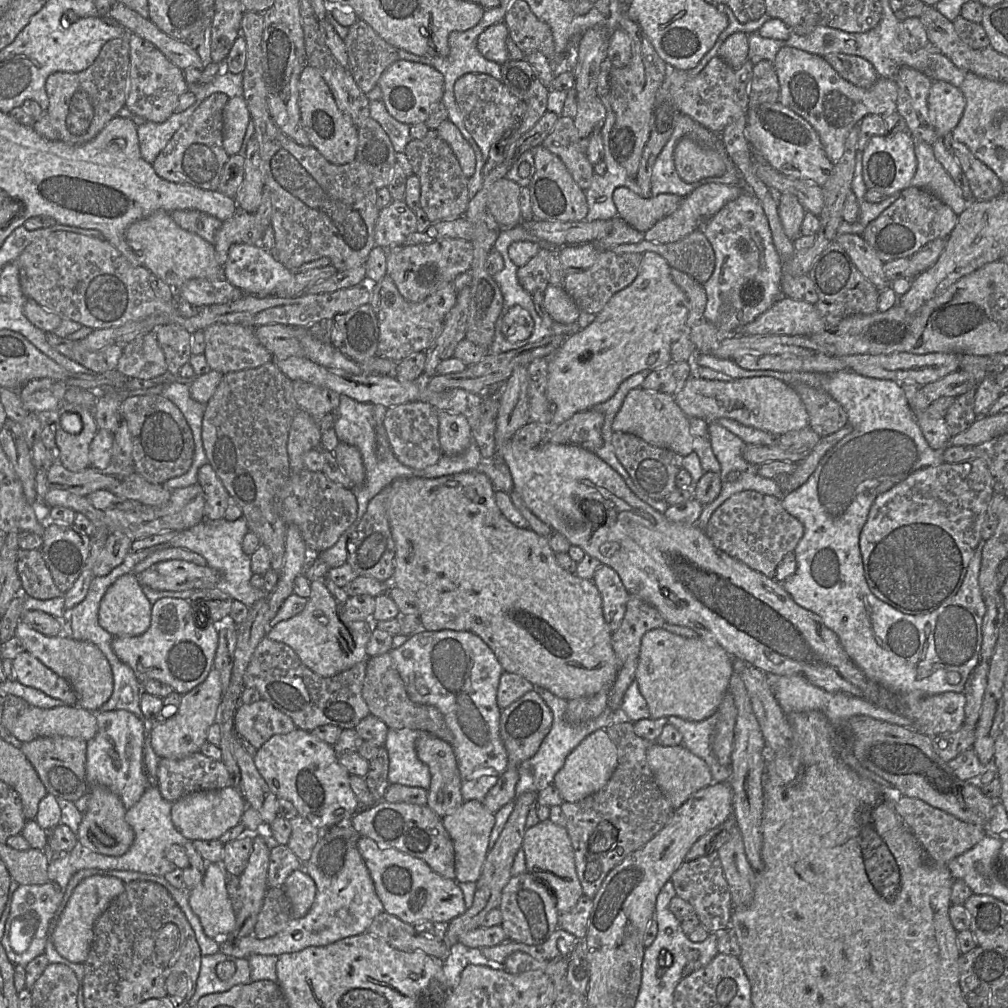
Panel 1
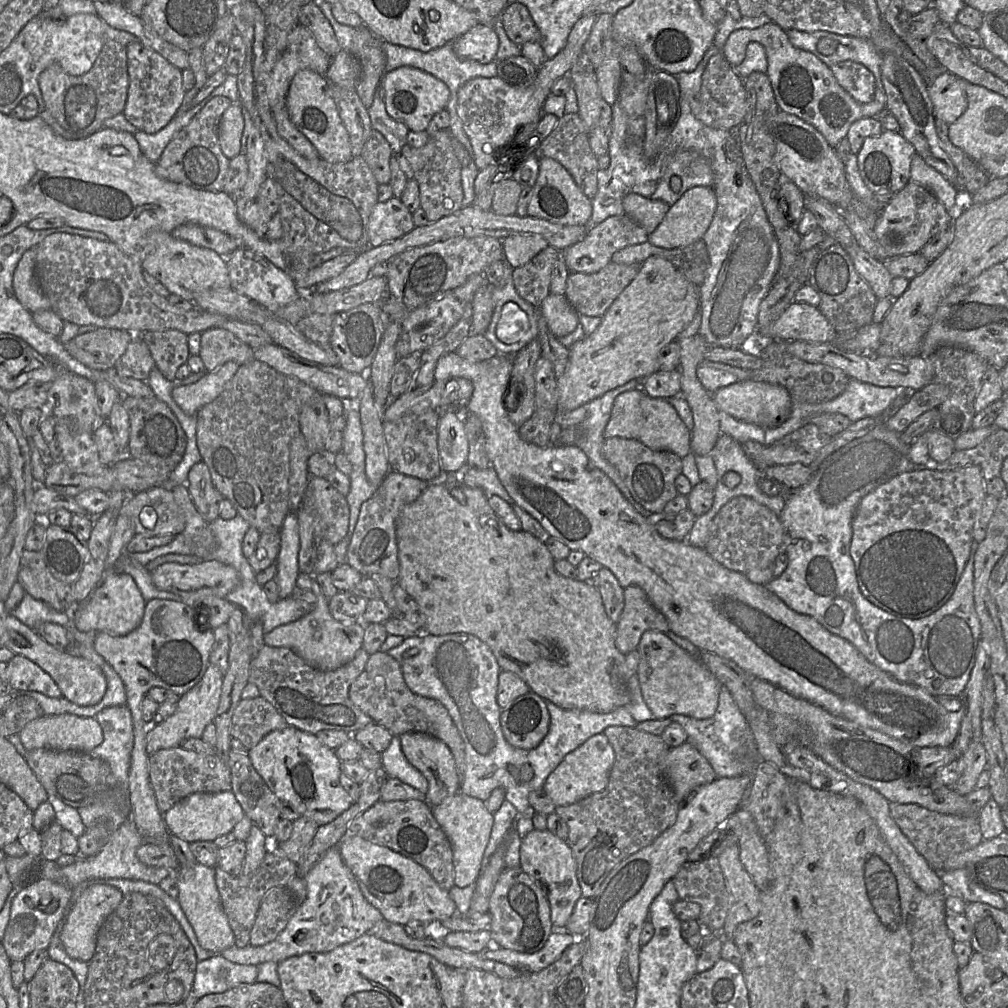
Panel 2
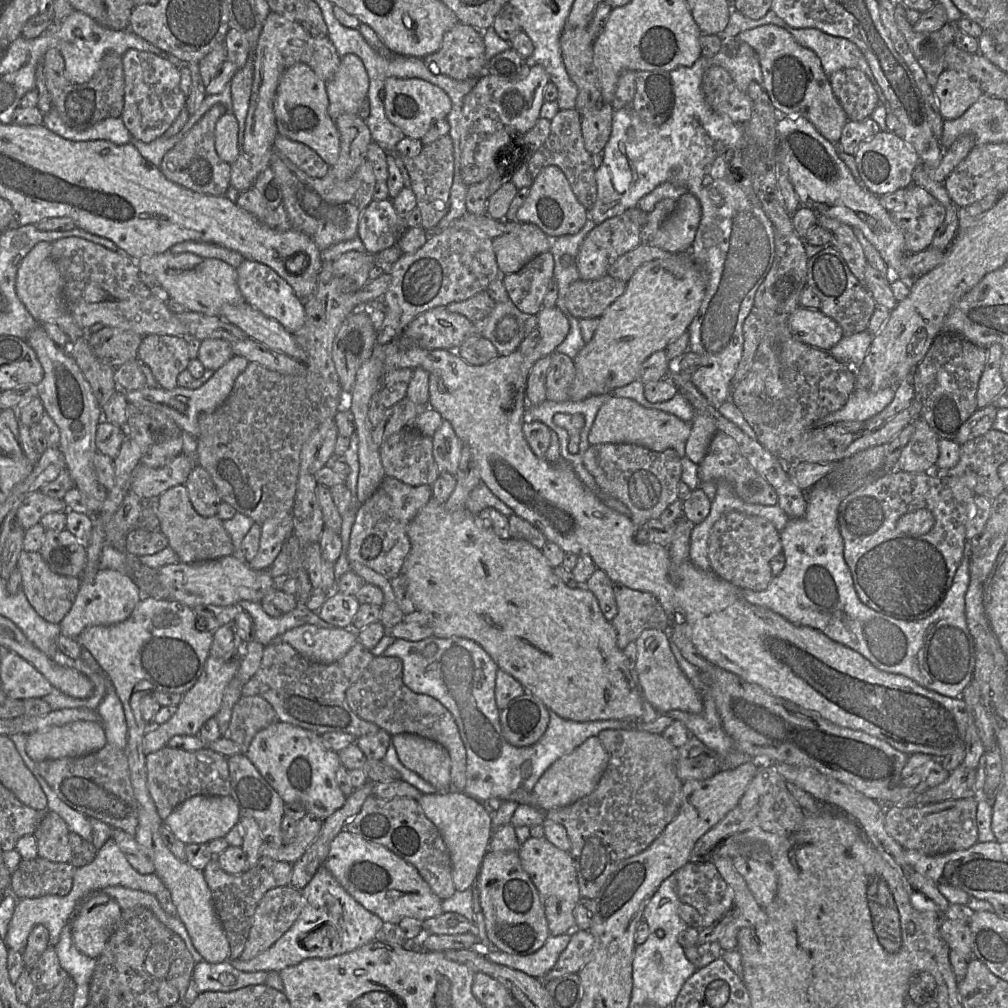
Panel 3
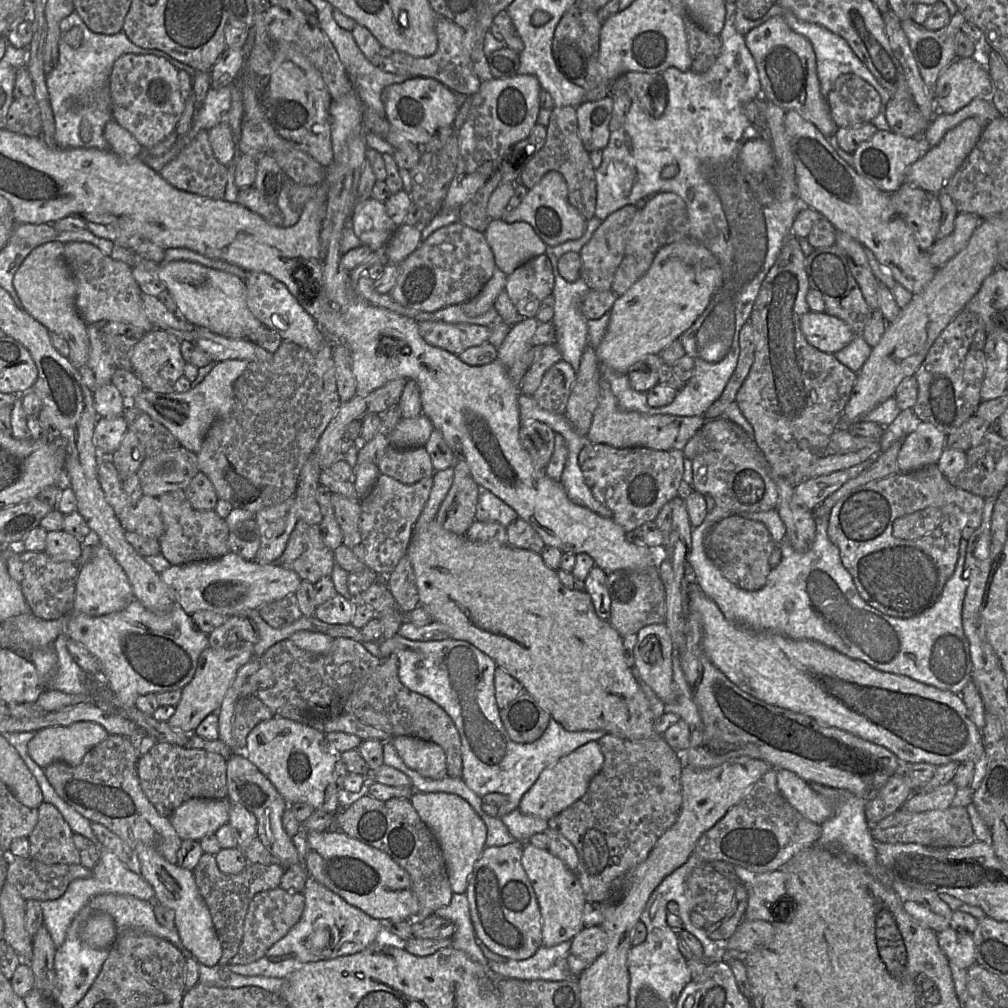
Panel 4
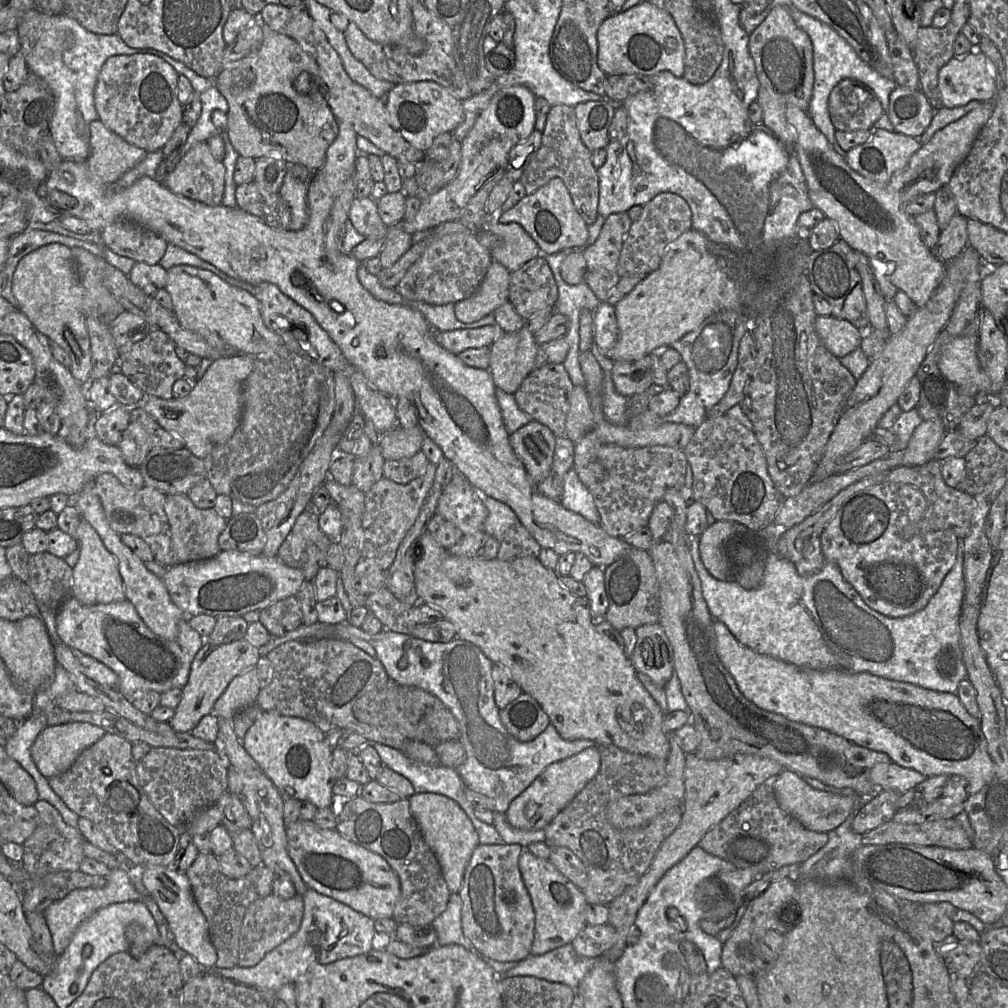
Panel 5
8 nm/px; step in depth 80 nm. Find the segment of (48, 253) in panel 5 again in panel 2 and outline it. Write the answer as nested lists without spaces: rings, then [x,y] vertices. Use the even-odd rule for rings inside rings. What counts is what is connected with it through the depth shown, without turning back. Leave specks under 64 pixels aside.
[[[36,246],[21,257],[13,275],[13,291],[20,304],[29,312],[50,310],[51,305],[42,293],[35,276]]]

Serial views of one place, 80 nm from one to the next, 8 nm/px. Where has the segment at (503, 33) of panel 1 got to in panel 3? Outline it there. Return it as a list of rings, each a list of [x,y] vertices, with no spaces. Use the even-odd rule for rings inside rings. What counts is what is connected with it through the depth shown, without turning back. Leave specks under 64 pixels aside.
[[[462,23],[455,24],[444,34],[437,52],[422,59],[431,73],[455,80],[481,78],[490,74],[483,32]]]

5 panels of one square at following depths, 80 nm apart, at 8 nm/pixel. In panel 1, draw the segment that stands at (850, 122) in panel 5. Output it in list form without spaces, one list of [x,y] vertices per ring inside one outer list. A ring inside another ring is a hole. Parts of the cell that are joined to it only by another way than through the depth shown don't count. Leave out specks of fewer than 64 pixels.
[[[833,53],[823,58],[843,79],[857,87],[869,88],[879,77],[871,63],[864,58]]]

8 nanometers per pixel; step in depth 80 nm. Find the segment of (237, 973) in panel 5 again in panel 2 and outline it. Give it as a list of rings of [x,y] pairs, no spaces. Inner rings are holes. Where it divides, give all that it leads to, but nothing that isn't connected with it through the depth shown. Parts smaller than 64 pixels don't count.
[[[338,845],[331,847],[325,853],[321,860],[305,876],[305,880],[307,882],[306,899],[298,905],[287,926],[273,941],[262,946],[248,944],[242,948],[233,945],[223,950],[220,955],[232,963],[241,965],[259,965],[268,961],[279,963],[289,957],[304,953],[329,952],[340,945],[367,934],[378,922],[384,919],[381,912],[364,897],[358,881],[344,863]]]

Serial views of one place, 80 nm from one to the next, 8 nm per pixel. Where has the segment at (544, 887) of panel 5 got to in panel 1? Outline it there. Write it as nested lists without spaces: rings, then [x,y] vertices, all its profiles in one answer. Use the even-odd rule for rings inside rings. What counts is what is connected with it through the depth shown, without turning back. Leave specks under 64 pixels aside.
[[[549,819],[539,821],[535,826],[526,829],[522,850],[525,855],[526,871],[551,889],[556,898],[559,914],[572,910],[583,895],[583,890],[576,873],[574,852],[567,829],[554,824]]]

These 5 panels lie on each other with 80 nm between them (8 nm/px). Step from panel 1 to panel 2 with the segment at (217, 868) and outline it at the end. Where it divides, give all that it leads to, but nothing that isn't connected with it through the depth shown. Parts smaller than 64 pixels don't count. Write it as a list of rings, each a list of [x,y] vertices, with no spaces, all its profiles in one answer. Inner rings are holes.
[[[197,863],[193,867],[182,867],[178,872],[179,902],[188,922],[193,928],[199,945],[215,954],[234,945],[234,934],[223,910],[220,895],[215,882],[214,867],[207,867]]]

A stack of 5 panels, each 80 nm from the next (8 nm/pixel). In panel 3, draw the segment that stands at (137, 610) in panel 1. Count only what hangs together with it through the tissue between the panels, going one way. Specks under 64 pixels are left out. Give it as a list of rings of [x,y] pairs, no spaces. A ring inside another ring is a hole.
[[[99,569],[91,581],[81,580],[70,611],[59,623],[60,634],[76,639],[90,626],[109,626],[126,620],[142,598],[137,585],[127,575],[112,569]]]

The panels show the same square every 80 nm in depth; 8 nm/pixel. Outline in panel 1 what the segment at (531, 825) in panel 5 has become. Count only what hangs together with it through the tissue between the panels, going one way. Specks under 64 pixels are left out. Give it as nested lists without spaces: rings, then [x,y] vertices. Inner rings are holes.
[[[599,729],[587,736],[566,758],[563,767],[556,773],[552,785],[558,790],[563,802],[575,803],[602,790],[617,766],[617,750],[606,729]]]

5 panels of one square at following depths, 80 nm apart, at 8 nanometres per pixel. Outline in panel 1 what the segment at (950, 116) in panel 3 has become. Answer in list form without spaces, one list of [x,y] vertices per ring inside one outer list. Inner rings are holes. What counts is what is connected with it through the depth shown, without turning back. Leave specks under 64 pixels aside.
[[[943,80],[932,82],[928,94],[928,112],[939,138],[951,133],[957,126],[965,105],[965,97],[959,87]]]

